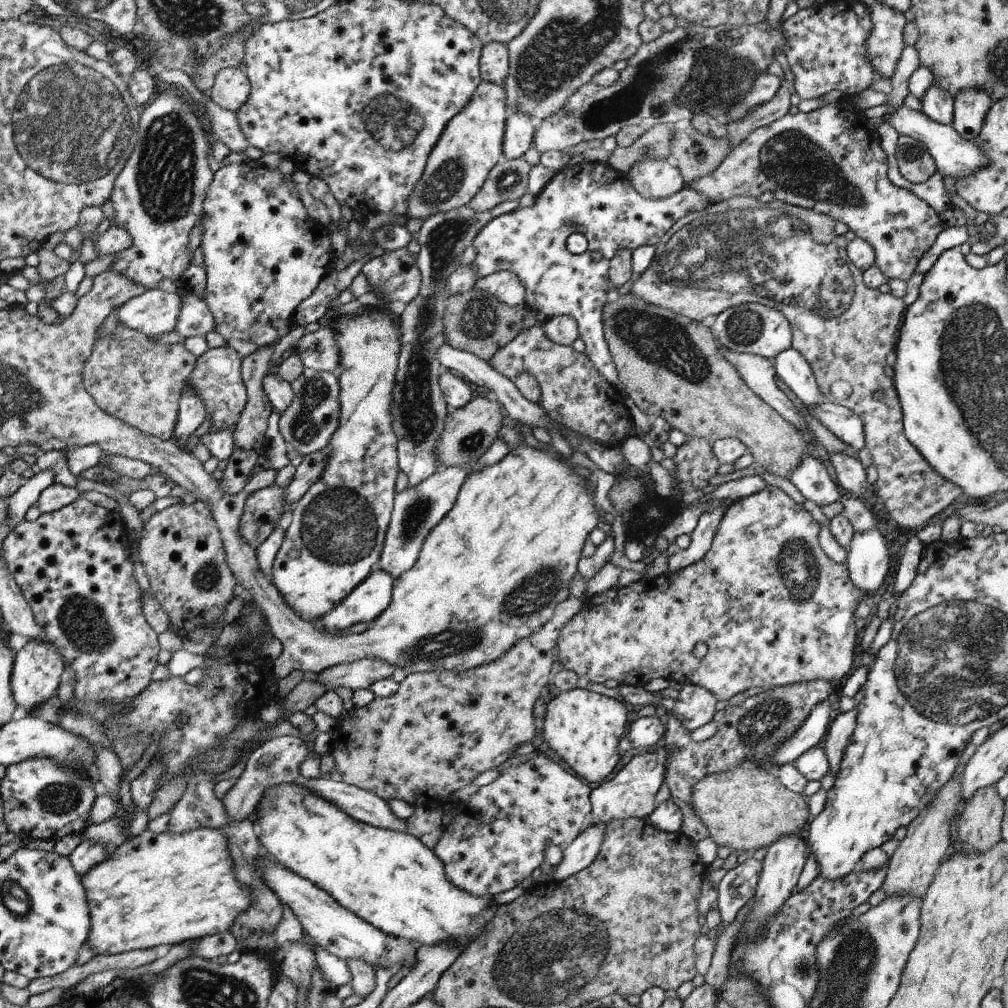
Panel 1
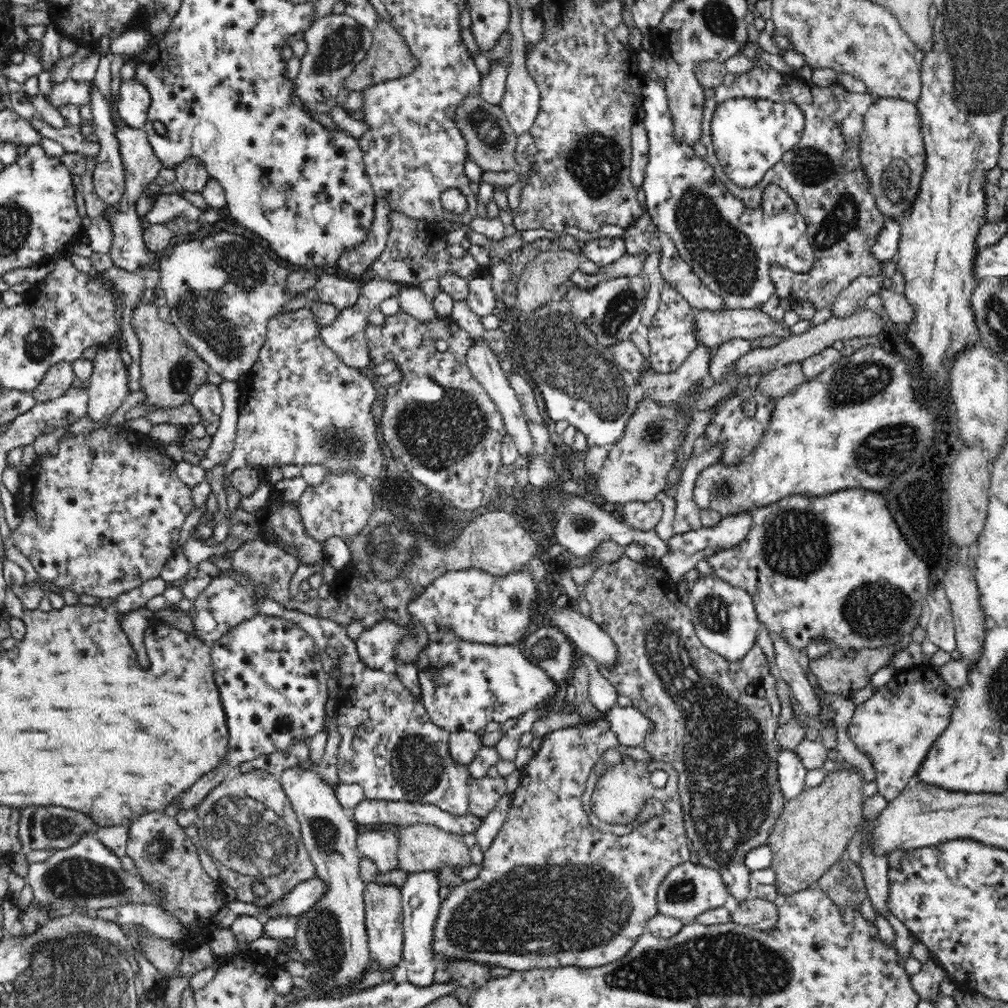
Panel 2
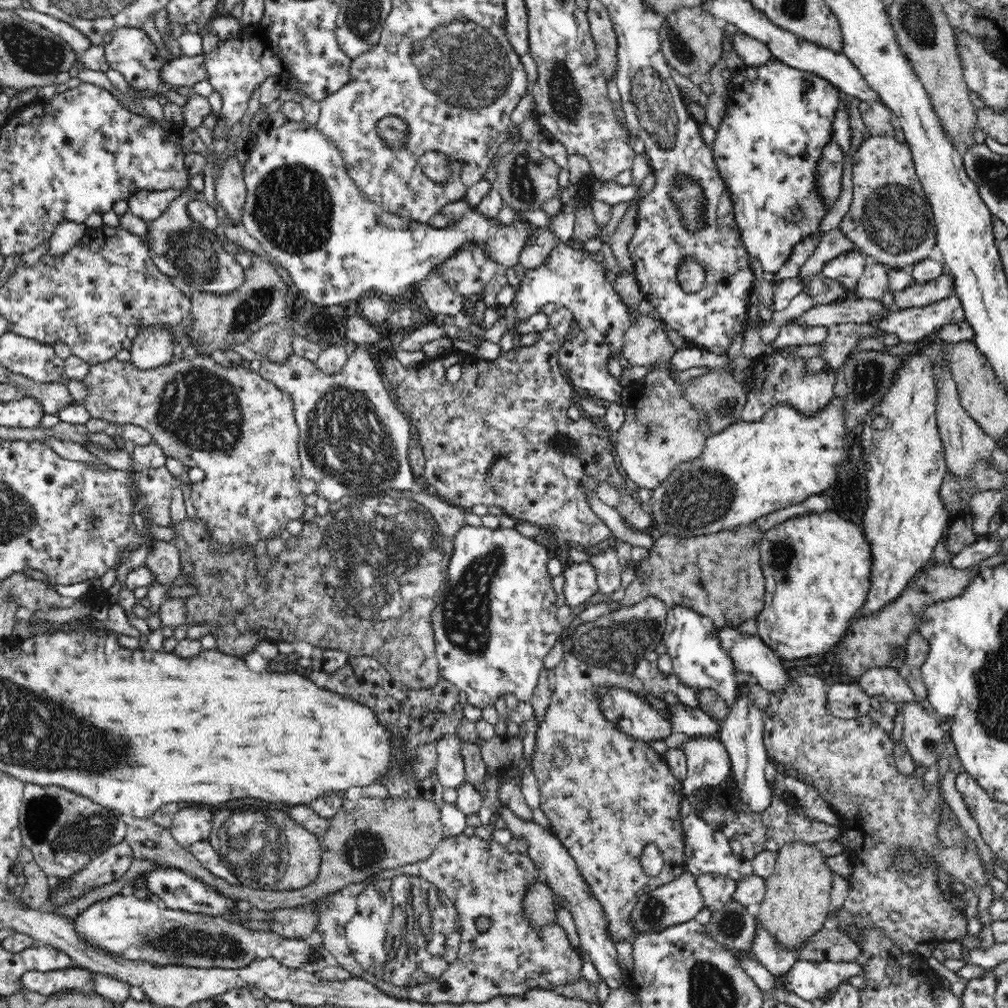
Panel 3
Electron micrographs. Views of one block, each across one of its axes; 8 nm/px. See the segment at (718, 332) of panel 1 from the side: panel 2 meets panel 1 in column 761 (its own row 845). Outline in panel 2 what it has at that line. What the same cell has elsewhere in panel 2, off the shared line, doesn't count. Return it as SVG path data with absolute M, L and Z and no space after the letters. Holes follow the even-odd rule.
M295 766L282 771L278 777L282 788L290 799L297 820L301 826L302 841L311 861L316 867L316 877L328 885L328 892L314 903L309 911L301 914L294 937L294 947L299 953L300 961L304 961L304 972L298 976L302 981L311 980L317 984L319 992L325 996L346 994L358 980L364 976L370 964L370 948L365 925L364 882L360 877L358 862L362 856L356 847L358 825L352 820L351 813L343 808L335 795L335 789L326 784L312 769Z

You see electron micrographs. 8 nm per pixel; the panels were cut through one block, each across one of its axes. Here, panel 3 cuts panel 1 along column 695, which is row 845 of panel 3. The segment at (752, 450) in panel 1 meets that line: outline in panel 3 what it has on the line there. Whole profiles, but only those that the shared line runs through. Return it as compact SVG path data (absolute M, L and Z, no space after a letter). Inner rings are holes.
M390 796L386 799L366 797L354 803L344 797L340 812L330 819L330 828L319 838L322 856L317 880L296 891L251 889L246 900L267 912L309 904L350 884L363 882L382 870L426 860L444 839L441 810L432 802Z

